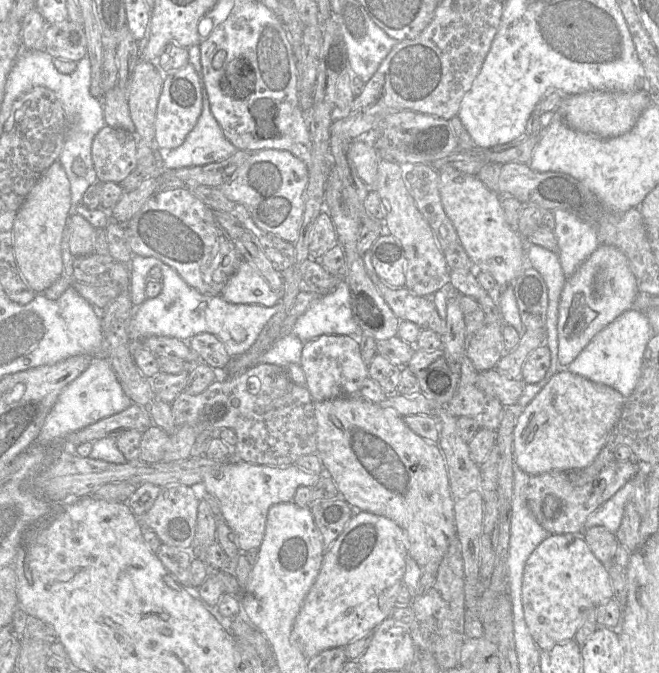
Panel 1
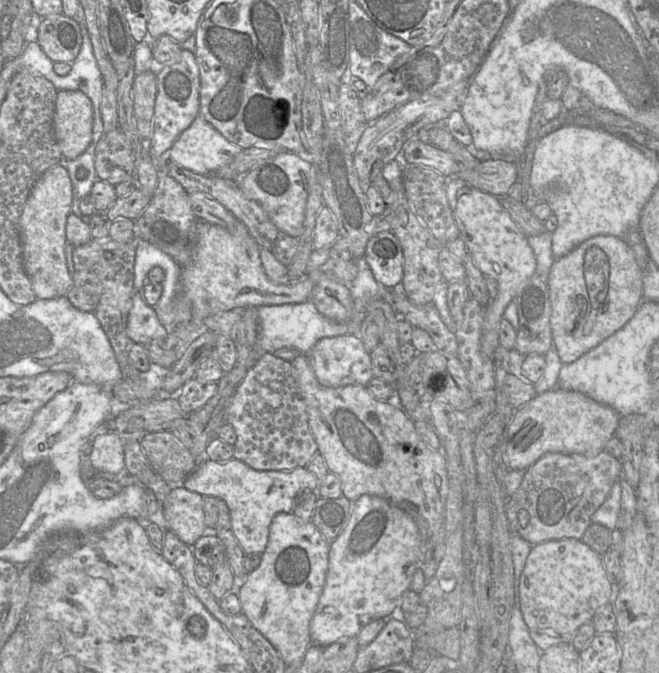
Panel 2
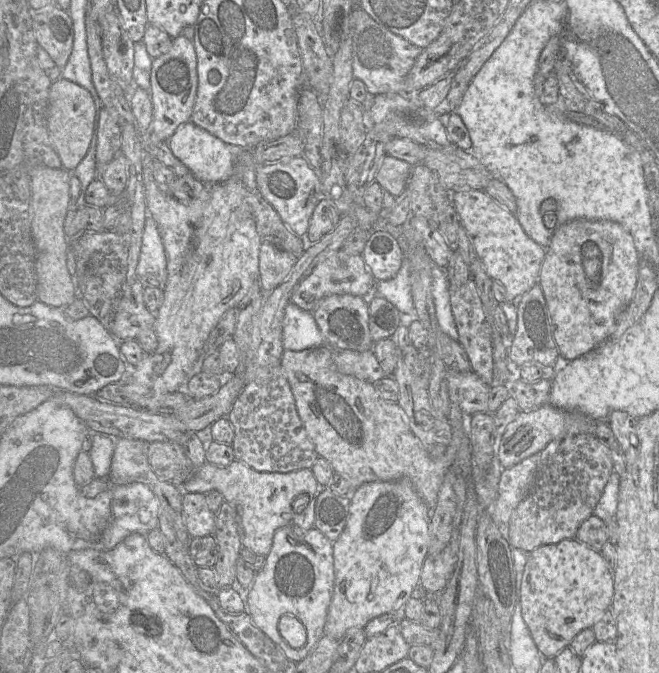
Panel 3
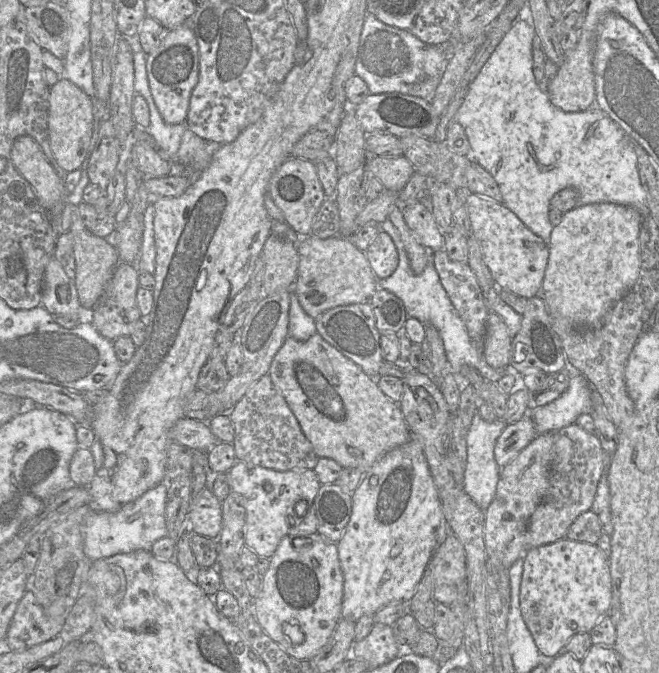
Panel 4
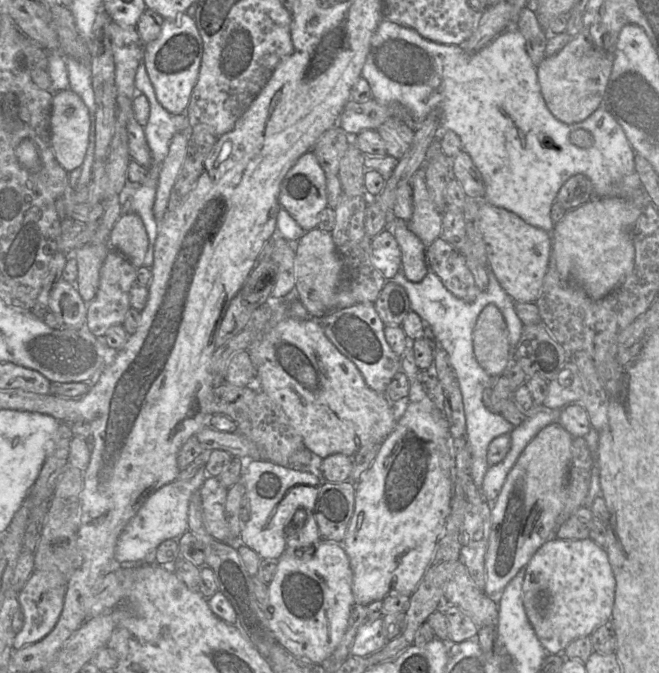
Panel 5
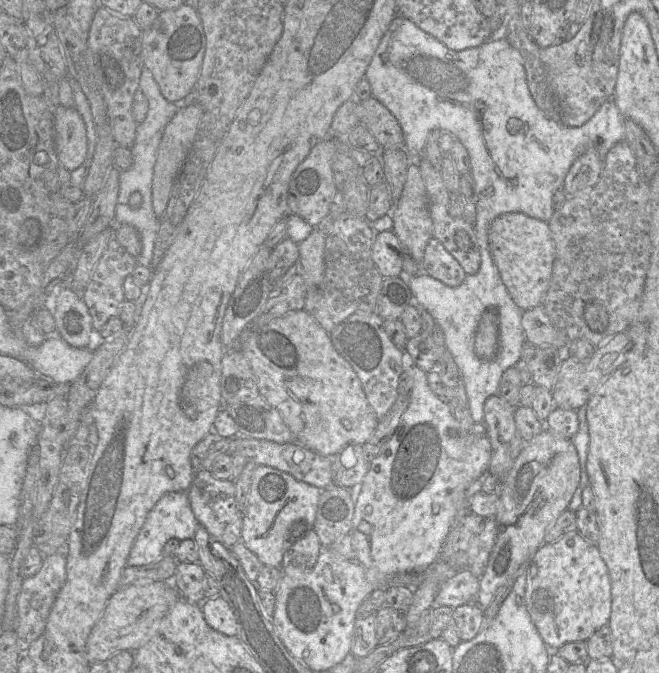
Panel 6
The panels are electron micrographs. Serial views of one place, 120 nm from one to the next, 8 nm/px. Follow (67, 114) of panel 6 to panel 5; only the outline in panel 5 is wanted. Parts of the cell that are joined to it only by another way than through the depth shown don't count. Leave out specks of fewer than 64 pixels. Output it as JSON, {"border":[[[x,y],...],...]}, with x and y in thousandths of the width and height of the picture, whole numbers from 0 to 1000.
{"border":[[[108,132],[82,137],[77,212],[86,239],[103,257],[124,247],[135,201],[137,171],[126,149]]]}

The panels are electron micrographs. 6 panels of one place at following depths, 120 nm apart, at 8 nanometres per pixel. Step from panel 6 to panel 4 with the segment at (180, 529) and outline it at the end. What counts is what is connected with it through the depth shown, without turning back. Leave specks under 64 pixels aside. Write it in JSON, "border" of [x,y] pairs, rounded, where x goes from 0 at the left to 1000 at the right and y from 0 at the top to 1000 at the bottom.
{"border":[[[246,716],[176,761],[149,761],[134,755],[123,779],[127,823],[141,832],[206,817],[228,819],[231,810],[255,795],[250,752],[255,718]]]}

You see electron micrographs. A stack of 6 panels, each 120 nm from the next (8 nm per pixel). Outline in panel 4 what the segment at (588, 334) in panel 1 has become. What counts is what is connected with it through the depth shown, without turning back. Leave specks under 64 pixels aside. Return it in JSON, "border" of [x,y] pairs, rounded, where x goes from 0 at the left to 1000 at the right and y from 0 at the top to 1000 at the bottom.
{"border":[[[923,300],[874,306],[871,311],[854,318],[851,330],[839,337],[836,345],[832,392],[821,428],[821,440],[836,470],[866,475],[885,489],[904,489],[914,483],[930,453],[958,431],[968,415],[971,403],[970,351],[976,324],[974,316],[958,306]]]}

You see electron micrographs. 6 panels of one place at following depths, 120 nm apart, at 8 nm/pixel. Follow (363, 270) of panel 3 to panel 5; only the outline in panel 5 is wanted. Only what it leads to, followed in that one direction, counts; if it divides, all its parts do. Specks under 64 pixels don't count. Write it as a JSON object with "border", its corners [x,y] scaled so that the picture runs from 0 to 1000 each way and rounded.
{"border":[[[481,337],[472,340],[455,352],[446,368],[449,443],[458,449],[473,473],[484,475],[502,462],[540,452],[531,431],[520,428],[517,416],[520,392],[502,345]]]}

